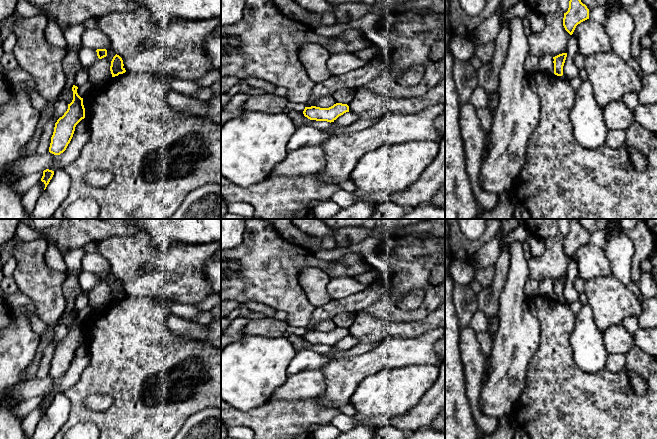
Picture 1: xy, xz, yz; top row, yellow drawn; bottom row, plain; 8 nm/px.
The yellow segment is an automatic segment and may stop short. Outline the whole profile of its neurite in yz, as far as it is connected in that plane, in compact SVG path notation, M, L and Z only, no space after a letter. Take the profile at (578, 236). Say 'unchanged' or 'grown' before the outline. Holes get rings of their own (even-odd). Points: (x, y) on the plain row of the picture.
unchanged; M570 219L569 232L564 237L563 250L572 259L576 250L589 243L589 233L577 219Z

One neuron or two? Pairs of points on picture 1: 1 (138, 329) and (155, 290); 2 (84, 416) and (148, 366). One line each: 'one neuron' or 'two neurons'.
1: two neurons
2: one neuron

